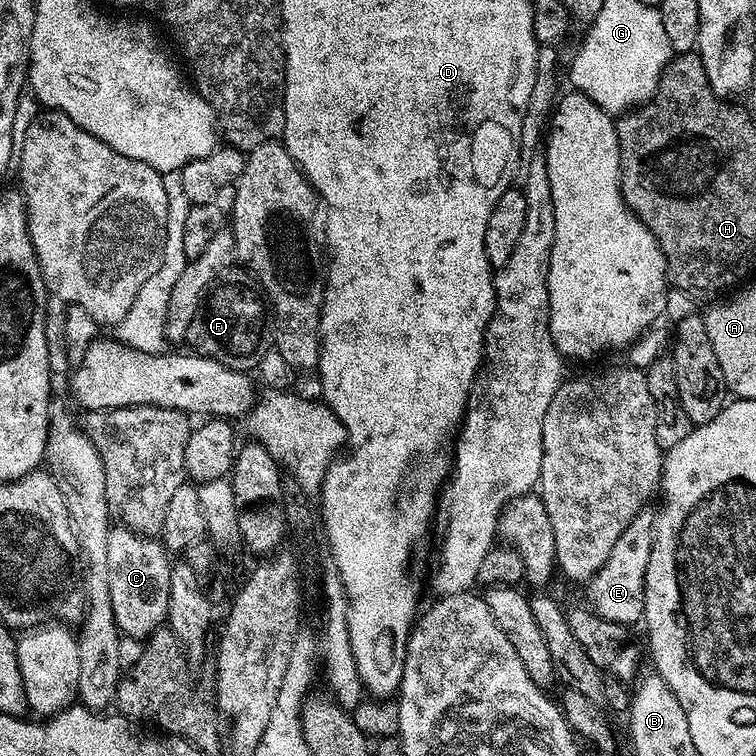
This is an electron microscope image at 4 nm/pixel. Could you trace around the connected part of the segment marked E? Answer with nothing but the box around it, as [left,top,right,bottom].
[586,507,656,626]

